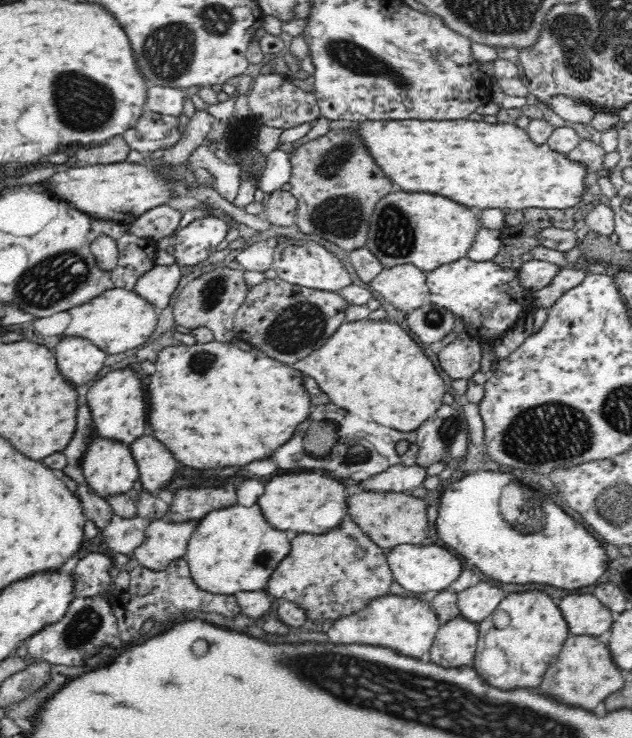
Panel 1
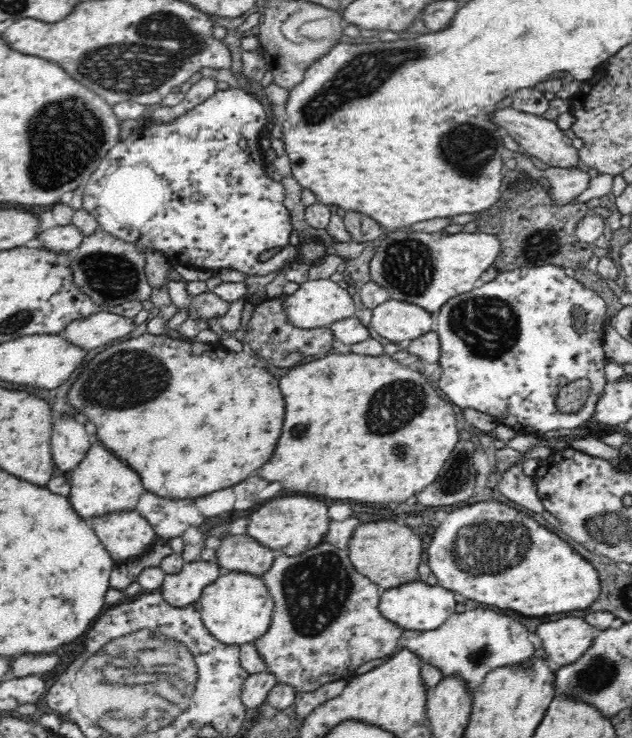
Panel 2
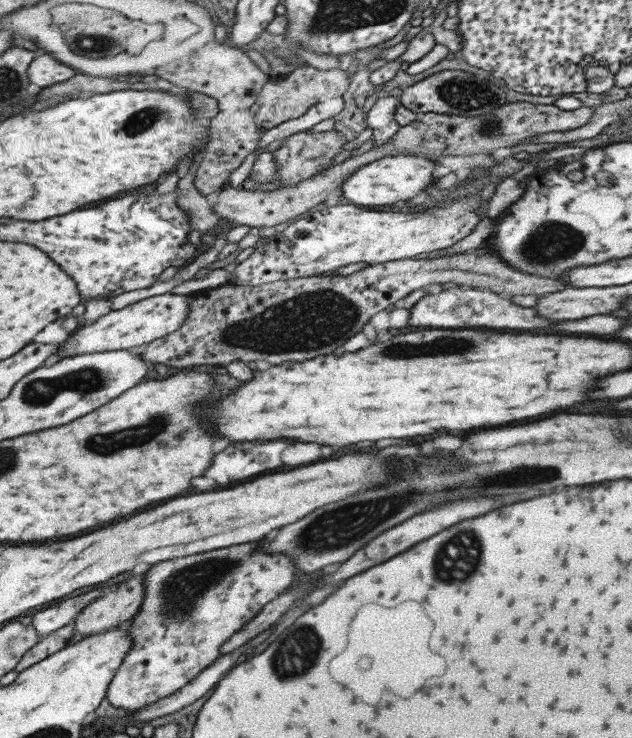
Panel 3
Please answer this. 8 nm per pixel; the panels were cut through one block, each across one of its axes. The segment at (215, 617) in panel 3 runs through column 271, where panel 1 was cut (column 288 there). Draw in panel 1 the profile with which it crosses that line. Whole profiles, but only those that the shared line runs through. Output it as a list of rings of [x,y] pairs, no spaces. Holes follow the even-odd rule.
[[[344,520],[338,528],[326,534],[298,534],[292,538],[292,550],[276,567],[266,586],[268,593],[280,600],[298,602],[310,612],[310,618],[338,620],[350,611],[361,609],[371,598],[388,593],[393,576],[386,550],[378,548],[352,520]]]

